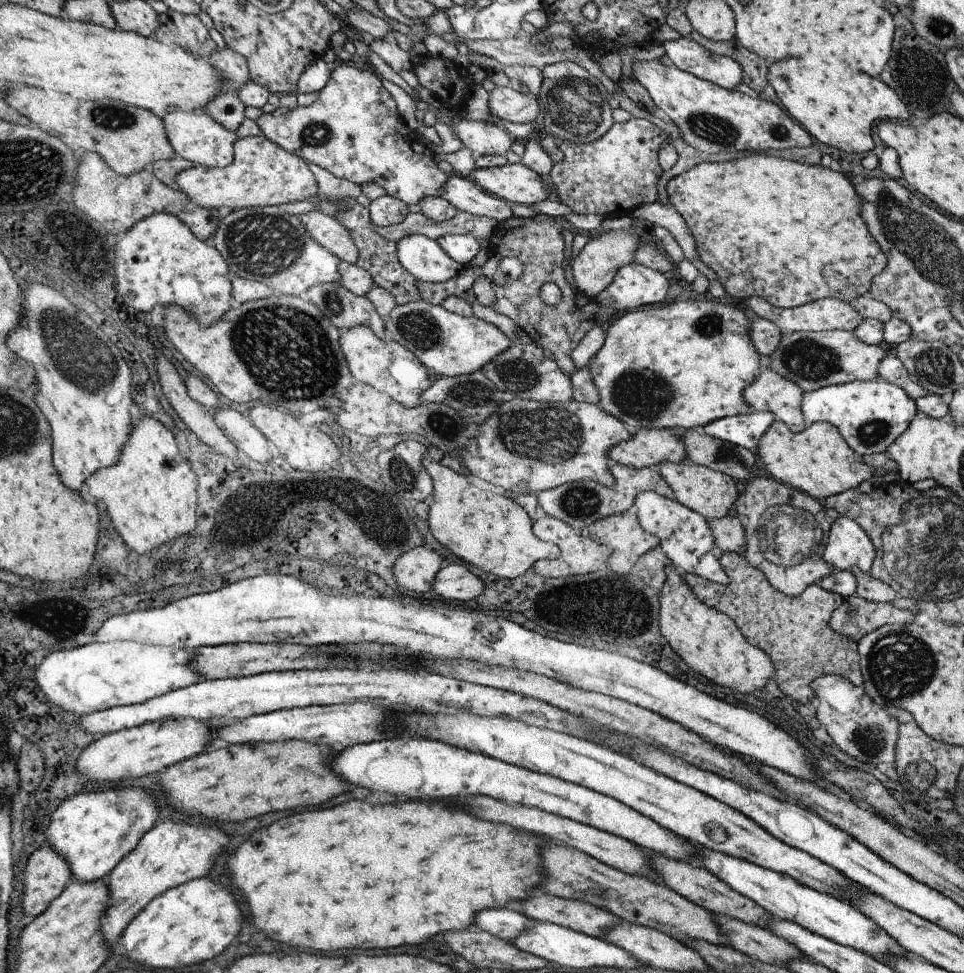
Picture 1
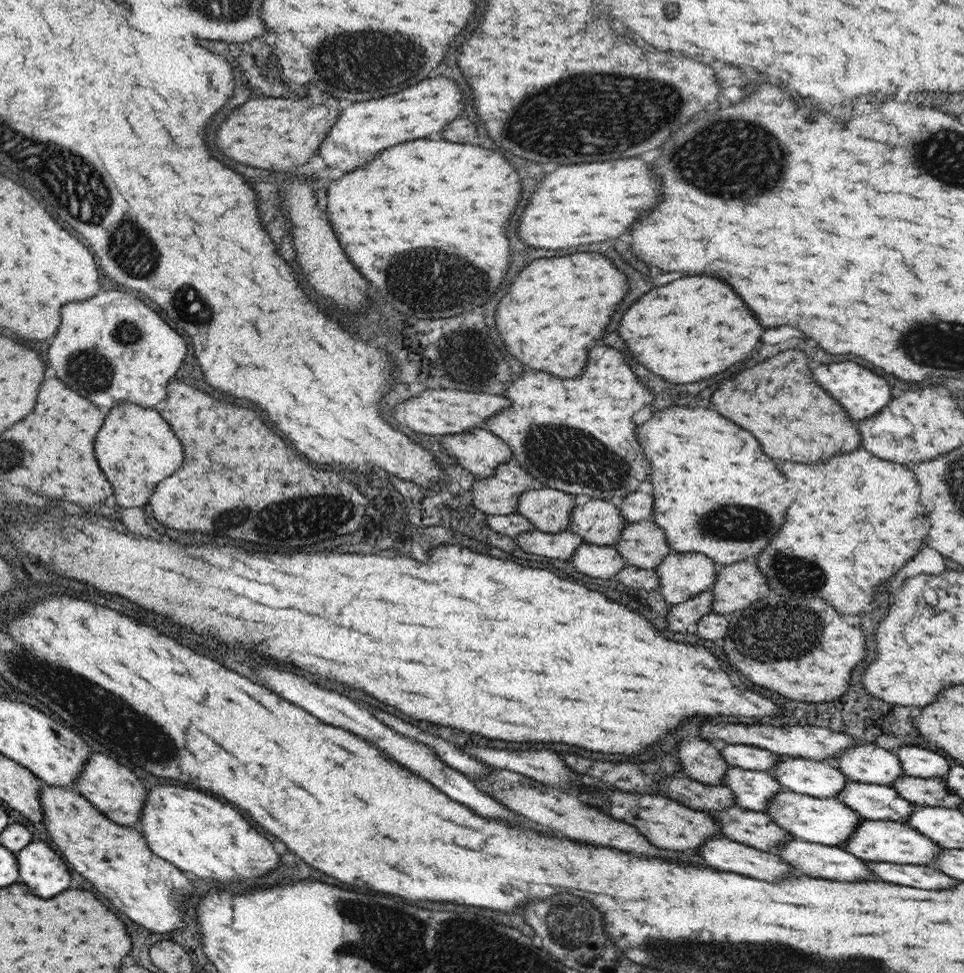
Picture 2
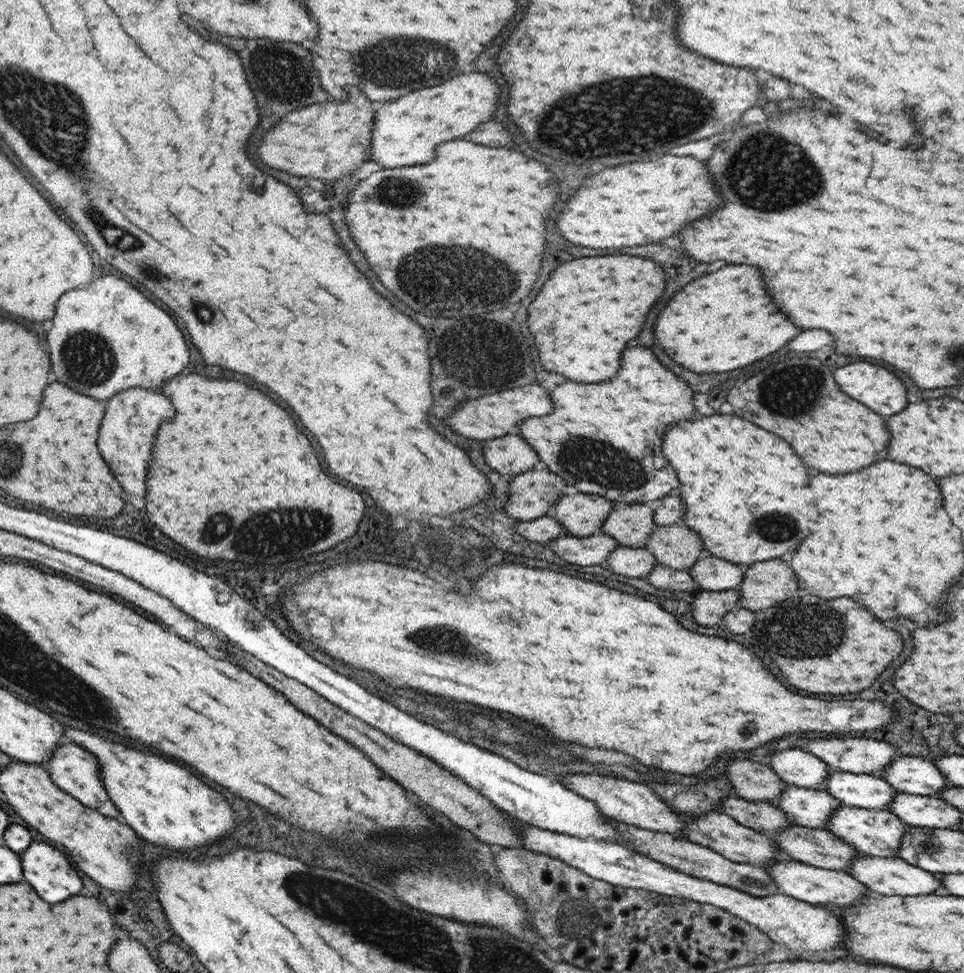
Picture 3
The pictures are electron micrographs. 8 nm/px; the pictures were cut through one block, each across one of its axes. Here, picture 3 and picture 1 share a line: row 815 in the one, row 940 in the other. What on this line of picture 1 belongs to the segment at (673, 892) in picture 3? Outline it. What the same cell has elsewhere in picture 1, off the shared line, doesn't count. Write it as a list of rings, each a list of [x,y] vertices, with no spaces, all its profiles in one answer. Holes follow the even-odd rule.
[[[506,908],[480,910],[476,914],[475,924],[480,930],[506,941],[518,938],[524,930],[530,928],[534,922],[520,912]]]

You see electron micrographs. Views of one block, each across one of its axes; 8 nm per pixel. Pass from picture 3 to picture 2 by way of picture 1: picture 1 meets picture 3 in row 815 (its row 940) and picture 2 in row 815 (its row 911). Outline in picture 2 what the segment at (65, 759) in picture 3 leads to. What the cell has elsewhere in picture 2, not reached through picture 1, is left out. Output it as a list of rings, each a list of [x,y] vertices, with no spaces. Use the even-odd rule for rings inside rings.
[[[90,754],[78,778],[74,790],[85,796],[102,814],[107,815],[114,822],[122,826],[139,827],[142,810],[145,806],[146,794],[149,793],[147,783],[136,778],[134,772],[120,766],[116,760],[108,758],[106,754]]]

